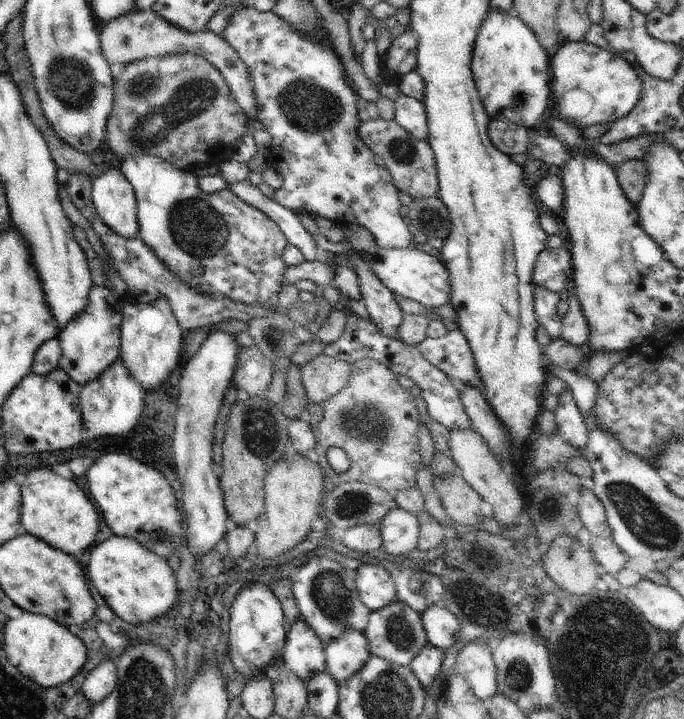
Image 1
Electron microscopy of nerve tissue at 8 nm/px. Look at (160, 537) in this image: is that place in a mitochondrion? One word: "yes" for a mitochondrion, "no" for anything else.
yes

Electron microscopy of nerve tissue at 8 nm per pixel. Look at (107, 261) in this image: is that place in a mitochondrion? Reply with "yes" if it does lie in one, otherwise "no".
no

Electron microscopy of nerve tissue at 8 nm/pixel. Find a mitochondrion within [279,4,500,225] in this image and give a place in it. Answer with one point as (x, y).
(403, 151)

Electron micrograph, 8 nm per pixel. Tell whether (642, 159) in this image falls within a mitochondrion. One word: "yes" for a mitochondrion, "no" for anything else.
no

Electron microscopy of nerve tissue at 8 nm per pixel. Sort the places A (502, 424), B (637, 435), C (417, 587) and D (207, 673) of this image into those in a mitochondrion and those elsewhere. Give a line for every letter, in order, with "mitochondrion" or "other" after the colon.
A: other
B: other
C: other
D: other

